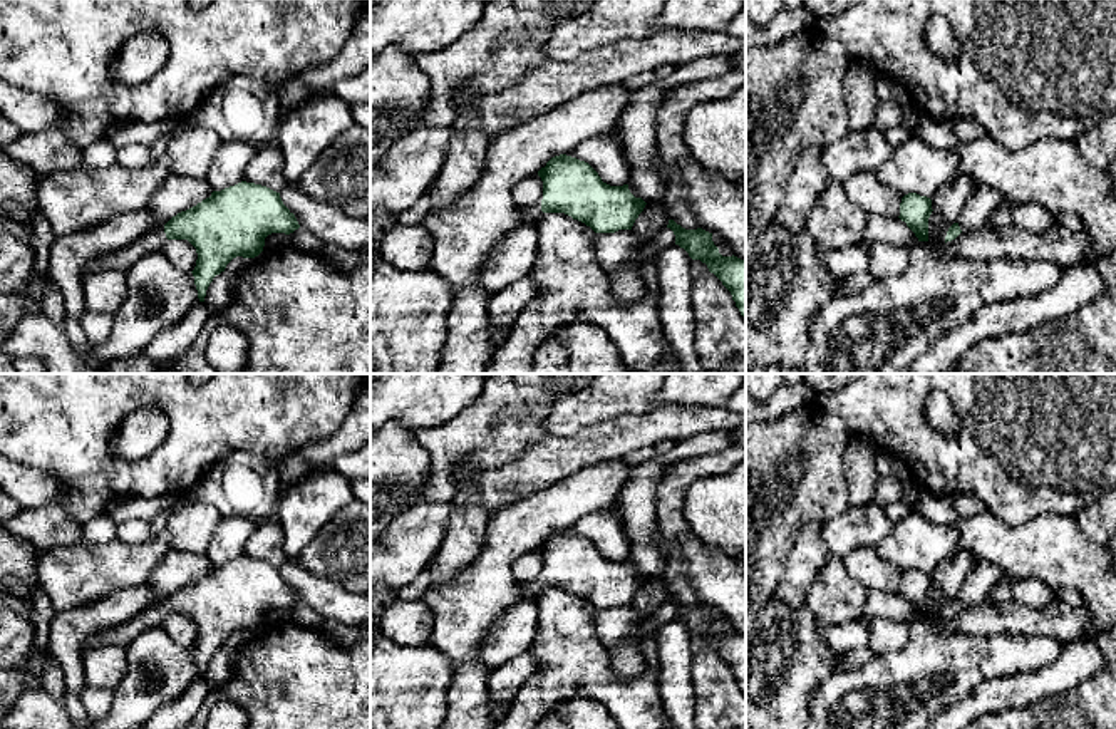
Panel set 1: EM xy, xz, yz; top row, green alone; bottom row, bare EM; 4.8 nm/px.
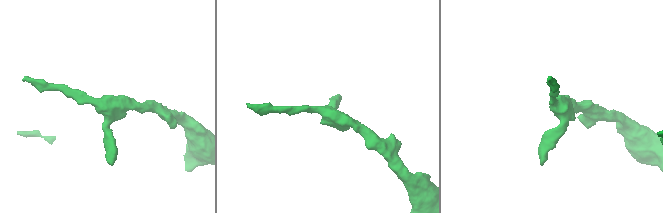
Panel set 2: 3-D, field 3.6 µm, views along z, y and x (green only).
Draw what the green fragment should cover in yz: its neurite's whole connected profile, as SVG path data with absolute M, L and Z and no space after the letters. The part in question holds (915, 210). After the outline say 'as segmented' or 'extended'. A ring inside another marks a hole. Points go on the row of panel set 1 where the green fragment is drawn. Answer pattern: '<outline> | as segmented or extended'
M908 193L902 198L898 218L907 223L918 241L928 241L928 218L932 211L930 198Z | as segmented

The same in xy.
M241 181L213 191L209 198L178 213L163 228L144 235L127 248L90 261L85 265L85 273L104 268L127 271L139 258L159 251L168 240L188 240L198 253L191 273L198 298L204 302L209 283L233 258L255 258L263 251L268 235L290 235L298 228L280 193Z | extended

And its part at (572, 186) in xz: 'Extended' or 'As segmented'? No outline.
Extended

